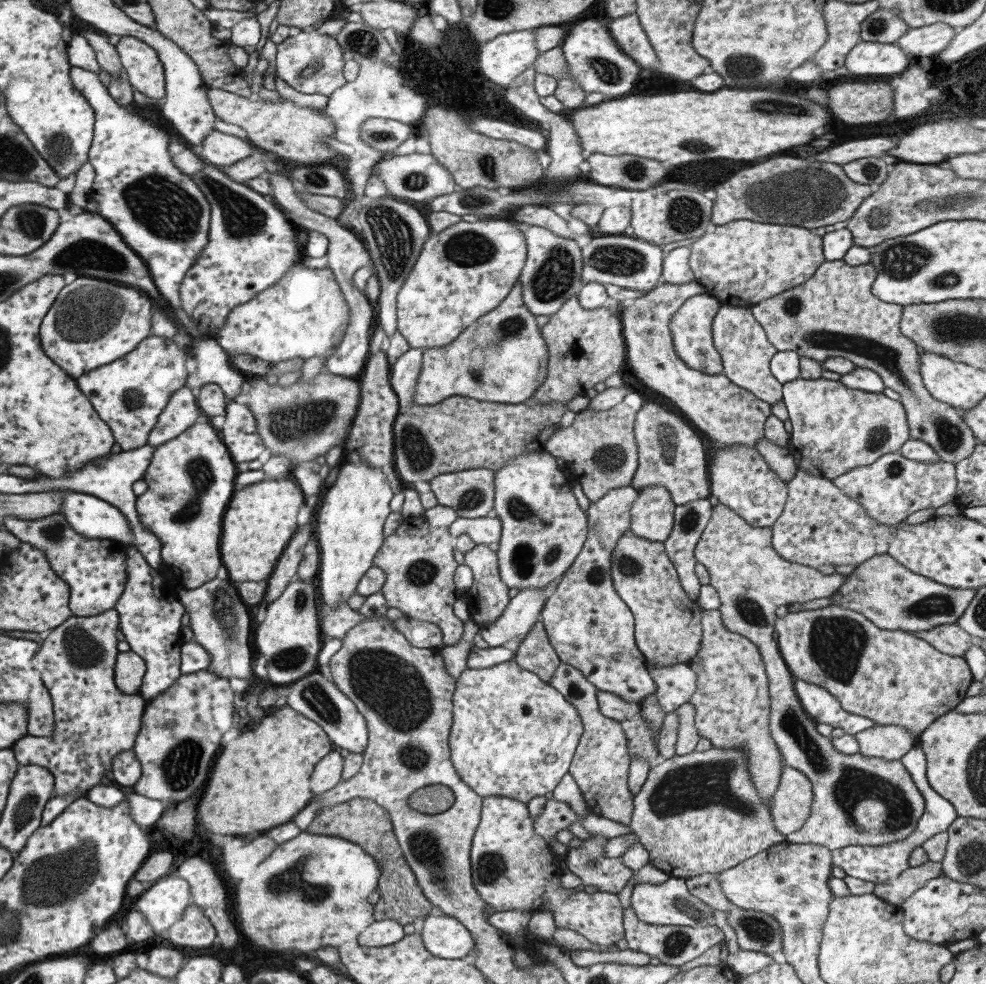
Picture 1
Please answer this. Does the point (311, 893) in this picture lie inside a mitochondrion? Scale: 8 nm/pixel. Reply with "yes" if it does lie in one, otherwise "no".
yes

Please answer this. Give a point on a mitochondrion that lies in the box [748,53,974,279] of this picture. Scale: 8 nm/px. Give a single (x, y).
(880, 214)

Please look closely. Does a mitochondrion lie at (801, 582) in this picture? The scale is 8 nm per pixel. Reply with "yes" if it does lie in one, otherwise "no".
no

